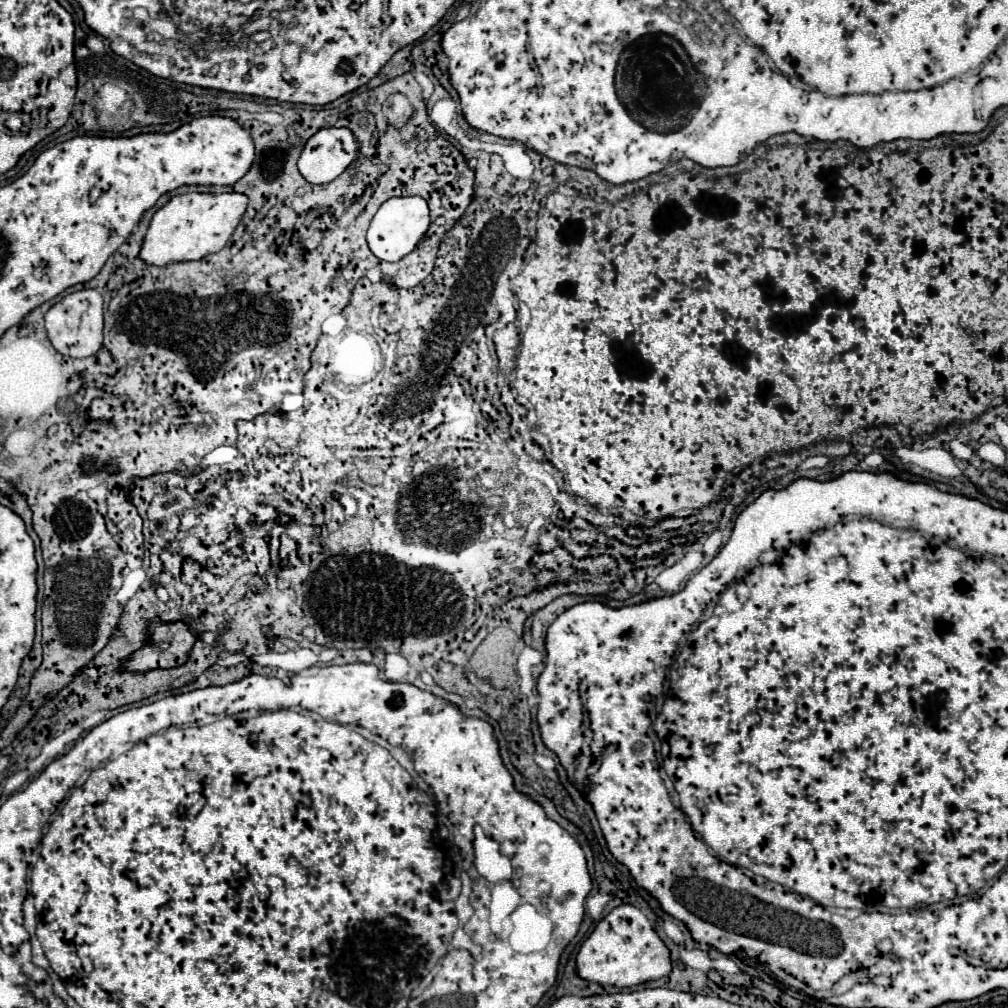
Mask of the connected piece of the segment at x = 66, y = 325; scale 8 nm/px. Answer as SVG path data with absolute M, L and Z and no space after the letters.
M82 289L62 297L46 315L46 331L54 349L68 357L90 357L102 347L102 295Z

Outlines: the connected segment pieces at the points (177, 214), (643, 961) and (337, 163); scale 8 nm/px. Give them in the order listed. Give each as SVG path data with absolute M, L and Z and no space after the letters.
M184 193L184 195L176 195L154 213L150 227L144 235L138 257L146 265L166 267L170 263L198 261L198 259L204 259L206 255L218 253L232 237L246 207L248 207L248 197L244 193Z
M620 905L612 909L582 943L576 955L576 973L580 979L594 983L608 983L614 987L634 987L670 973L670 953L662 939L652 929L646 915L632 907Z
M324 127L314 133L298 159L298 171L308 183L334 181L358 155L358 141L346 127Z

